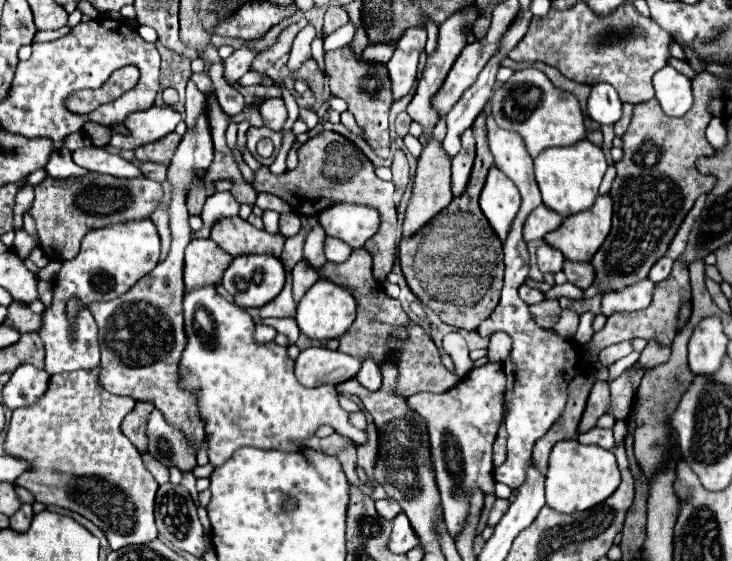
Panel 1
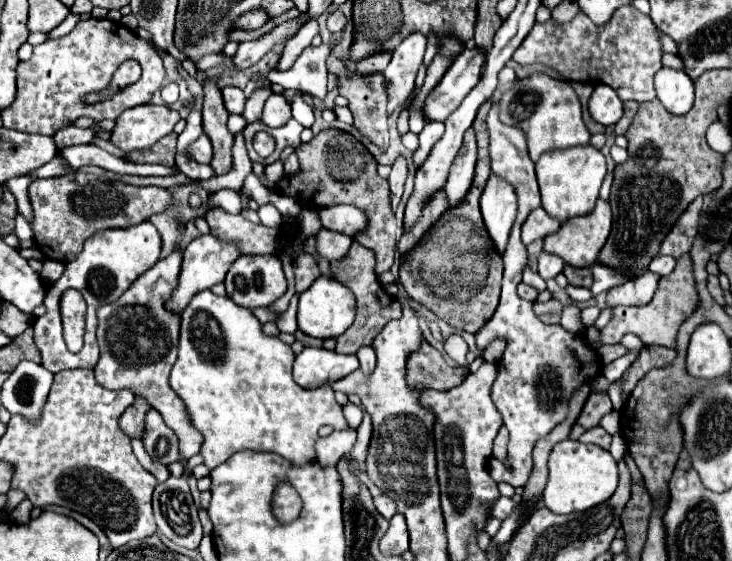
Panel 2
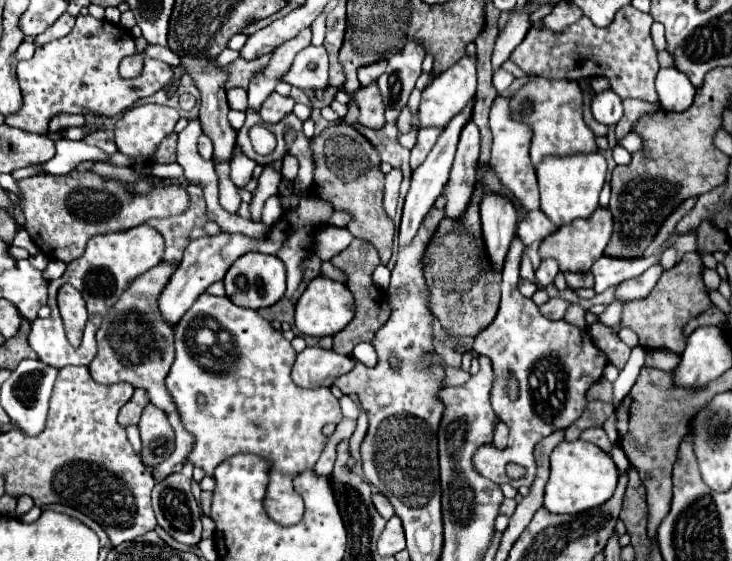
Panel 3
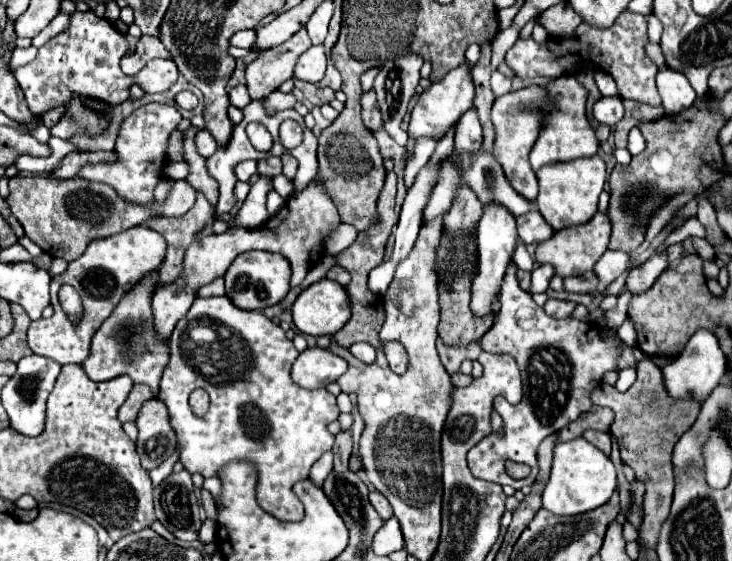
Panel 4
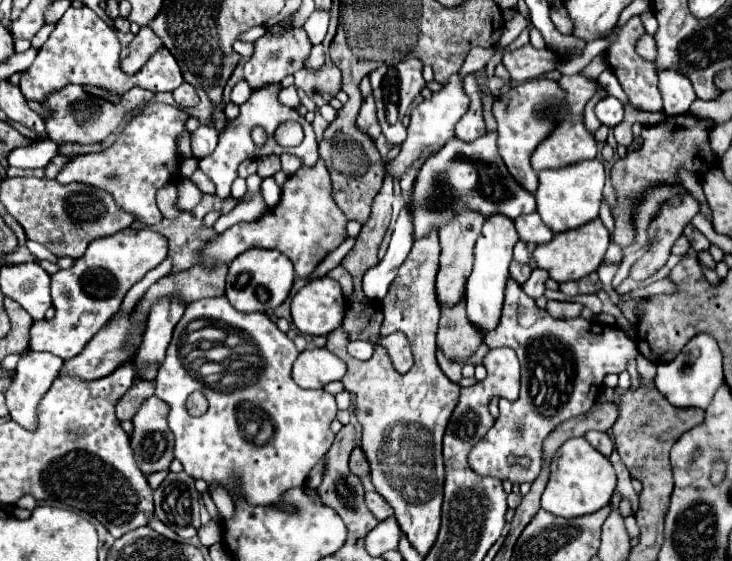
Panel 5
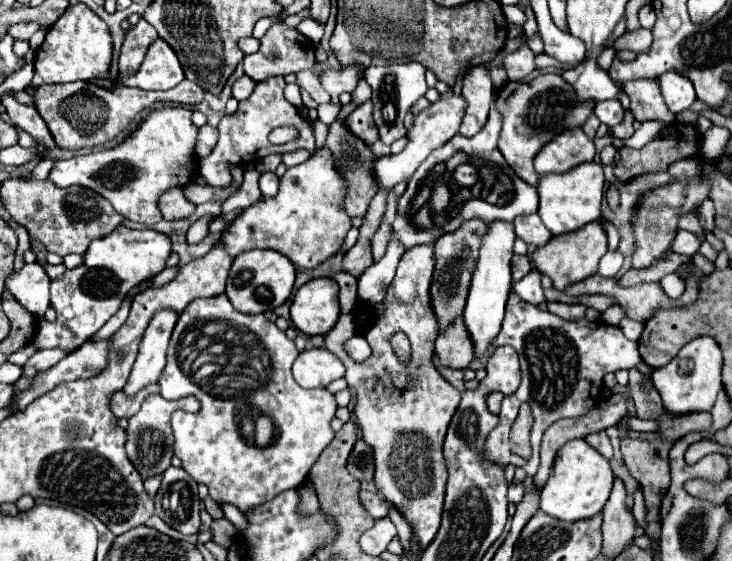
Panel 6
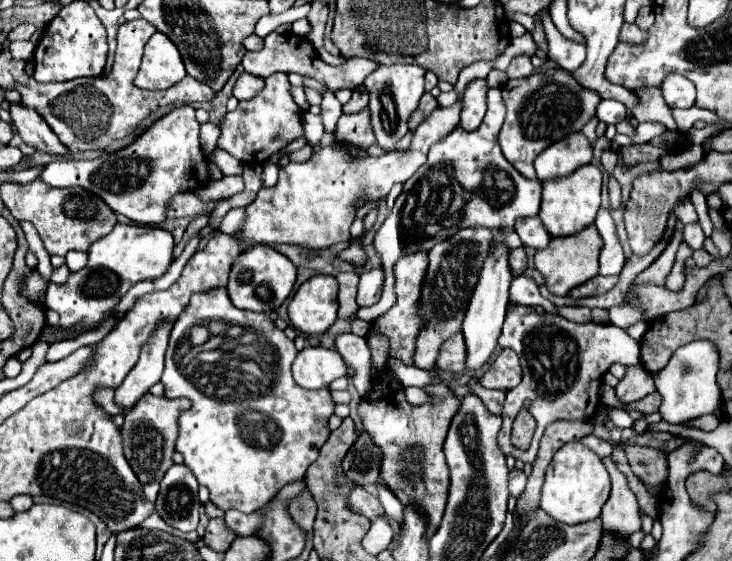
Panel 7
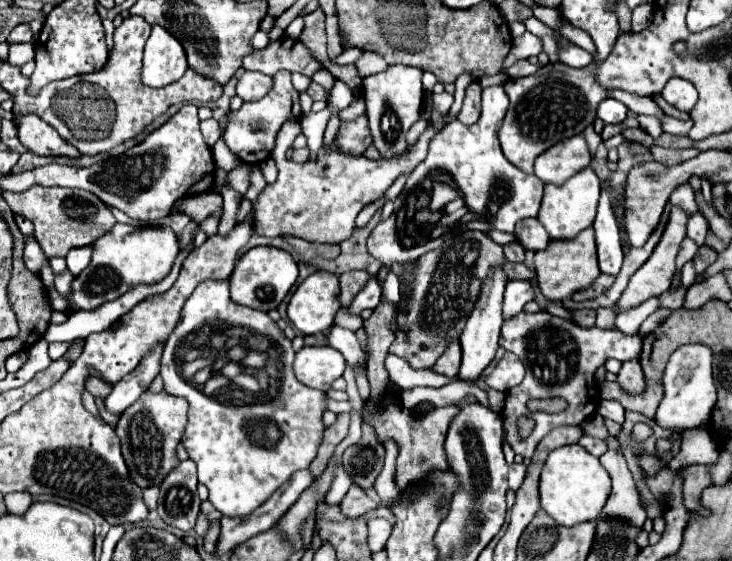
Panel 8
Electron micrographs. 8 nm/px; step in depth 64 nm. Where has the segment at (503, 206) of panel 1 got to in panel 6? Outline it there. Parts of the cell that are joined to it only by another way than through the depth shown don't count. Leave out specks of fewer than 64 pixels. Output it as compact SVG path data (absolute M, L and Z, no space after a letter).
M496 222L488 226L488 232L484 234L484 240L480 244L480 256L476 270L472 274L470 292L464 308L464 322L474 342L474 354L476 358L486 352L486 348L496 338L496 332L500 332L506 300L512 288L512 276L510 276L510 260L512 260L512 246L514 246L516 234L512 224L508 222Z

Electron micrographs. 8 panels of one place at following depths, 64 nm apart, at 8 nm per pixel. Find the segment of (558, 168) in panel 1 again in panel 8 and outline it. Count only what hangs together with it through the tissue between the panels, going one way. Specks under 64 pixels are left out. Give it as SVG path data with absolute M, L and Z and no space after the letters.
M588 166L588 168L584 168L584 172L578 172L576 176L572 176L572 180L566 180L560 188L556 188L554 184L544 186L544 198L542 198L542 206L538 212L538 220L550 232L550 238L554 238L554 240L556 238L574 238L578 232L592 226L592 222L596 218L598 198L600 198L600 180L596 176L596 172Z

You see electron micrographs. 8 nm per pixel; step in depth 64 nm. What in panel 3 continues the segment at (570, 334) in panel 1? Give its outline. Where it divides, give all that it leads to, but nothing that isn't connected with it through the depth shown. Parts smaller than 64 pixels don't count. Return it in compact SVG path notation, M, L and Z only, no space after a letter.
M570 304L568 312L564 314L564 322L572 324L572 326L578 326L578 328L586 328L584 316L586 316L586 310L580 304Z

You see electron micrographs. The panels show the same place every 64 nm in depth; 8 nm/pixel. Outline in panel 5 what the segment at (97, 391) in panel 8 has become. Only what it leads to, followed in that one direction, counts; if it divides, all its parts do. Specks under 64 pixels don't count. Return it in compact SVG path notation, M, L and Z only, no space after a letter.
M140 380L140 384L132 386L124 398L118 402L116 406L116 416L118 420L132 420L132 416L138 412L140 404L150 398L154 394L154 382L146 382L146 380Z

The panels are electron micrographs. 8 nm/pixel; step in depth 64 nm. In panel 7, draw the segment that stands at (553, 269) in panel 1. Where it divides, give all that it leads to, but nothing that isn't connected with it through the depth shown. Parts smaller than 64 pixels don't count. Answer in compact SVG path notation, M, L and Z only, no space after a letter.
M518 276L512 280L510 286L510 304L522 304L522 306L542 306L546 312L556 312L554 304L548 302L540 290L534 278L530 276Z

